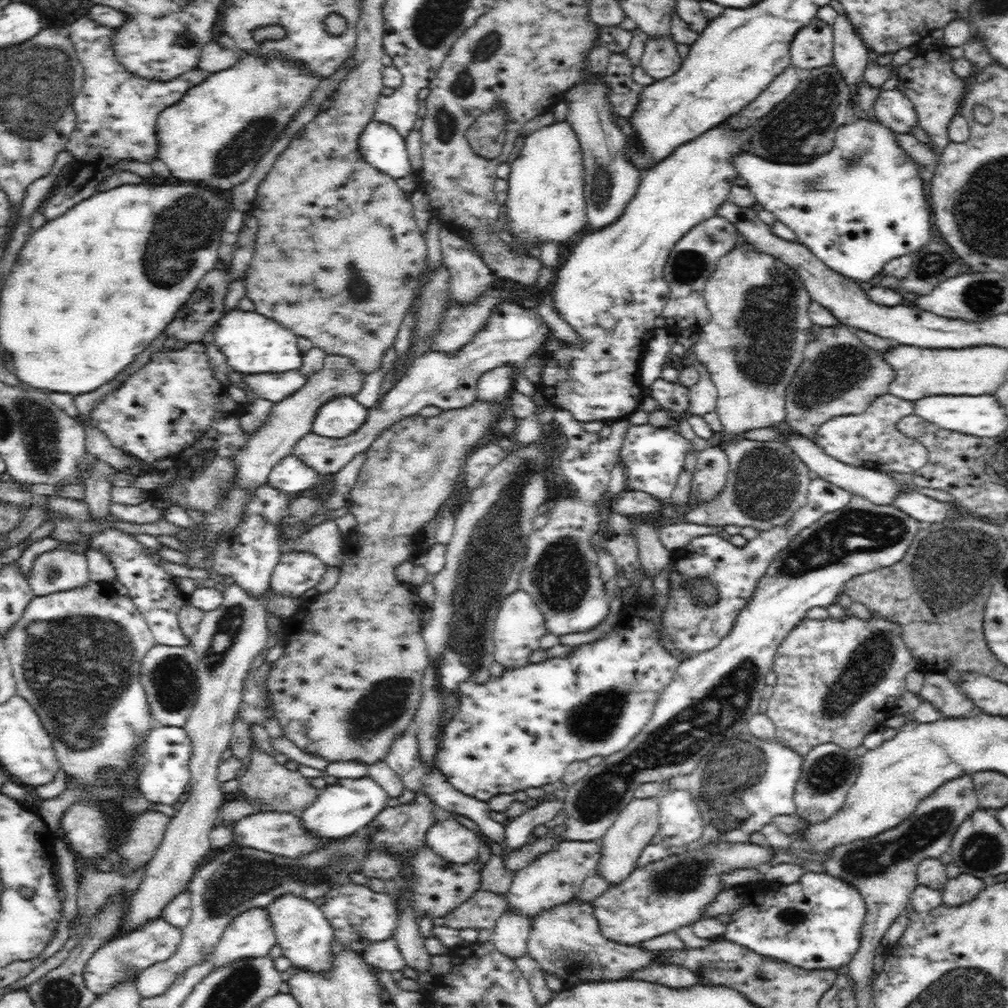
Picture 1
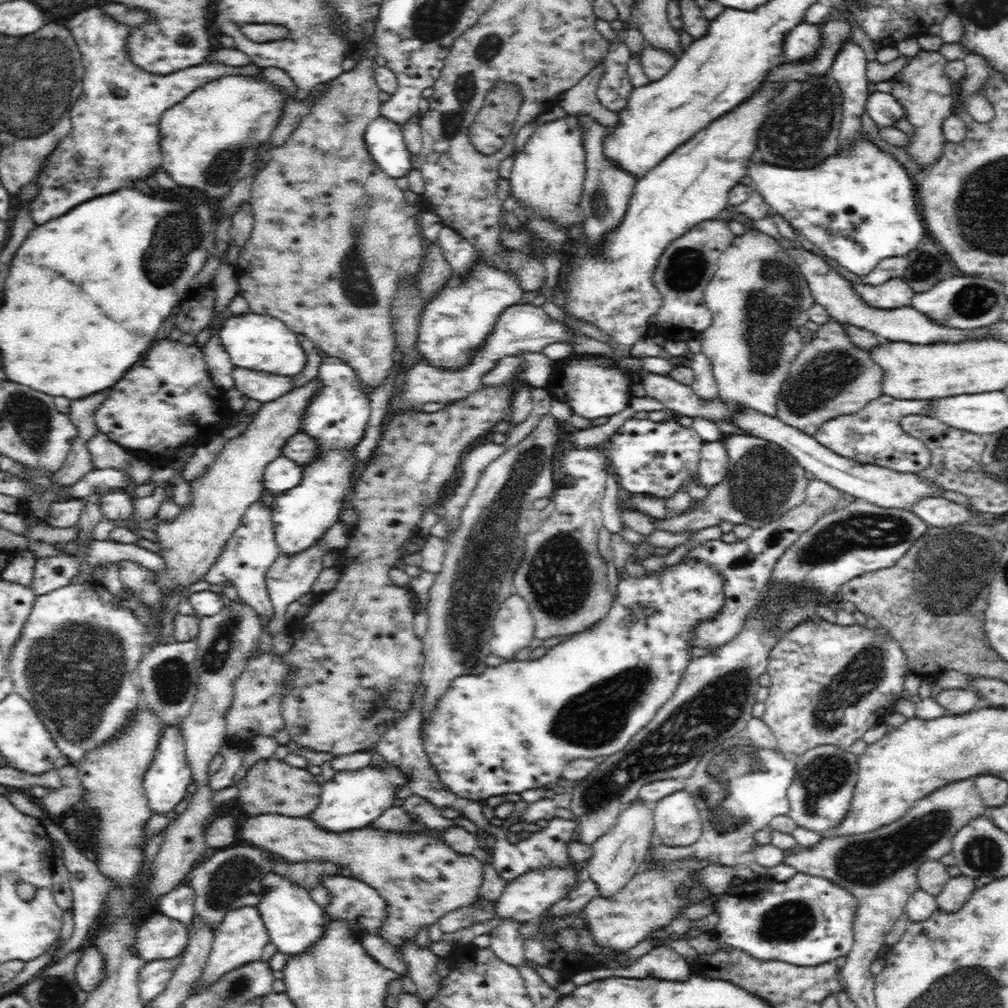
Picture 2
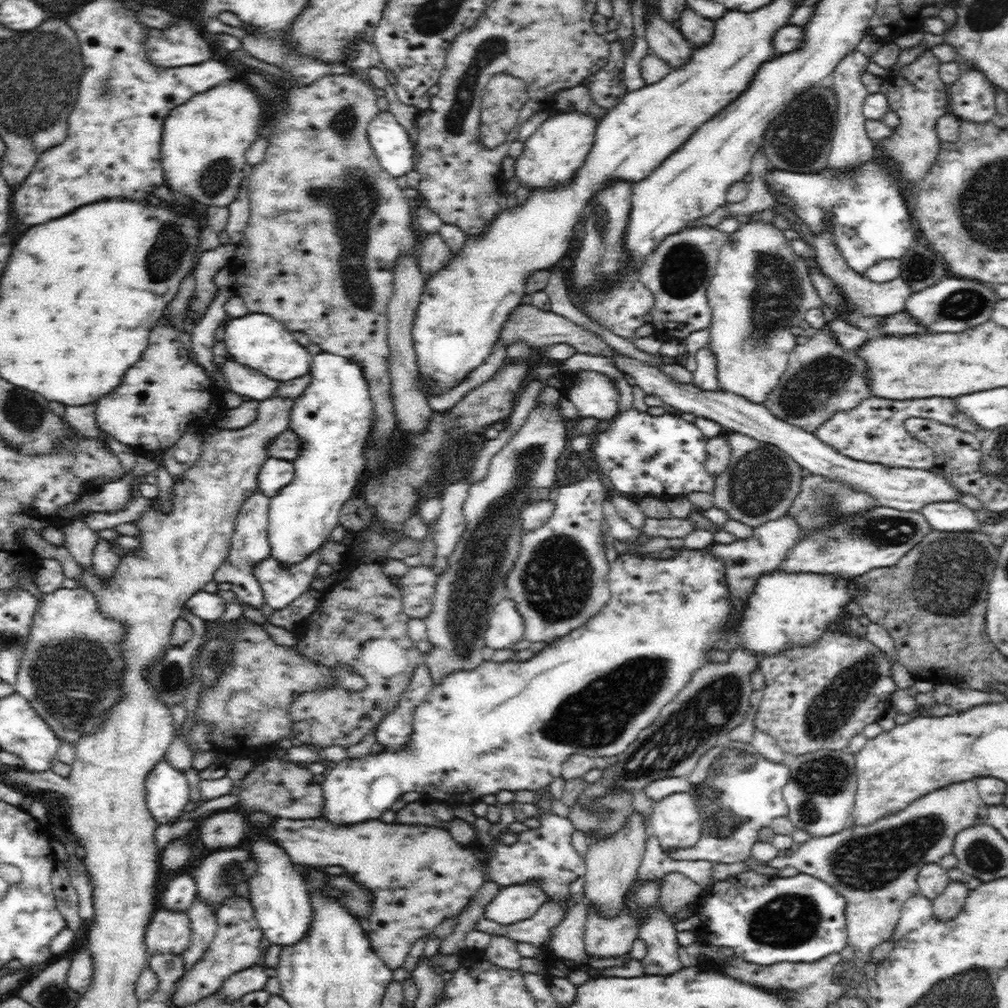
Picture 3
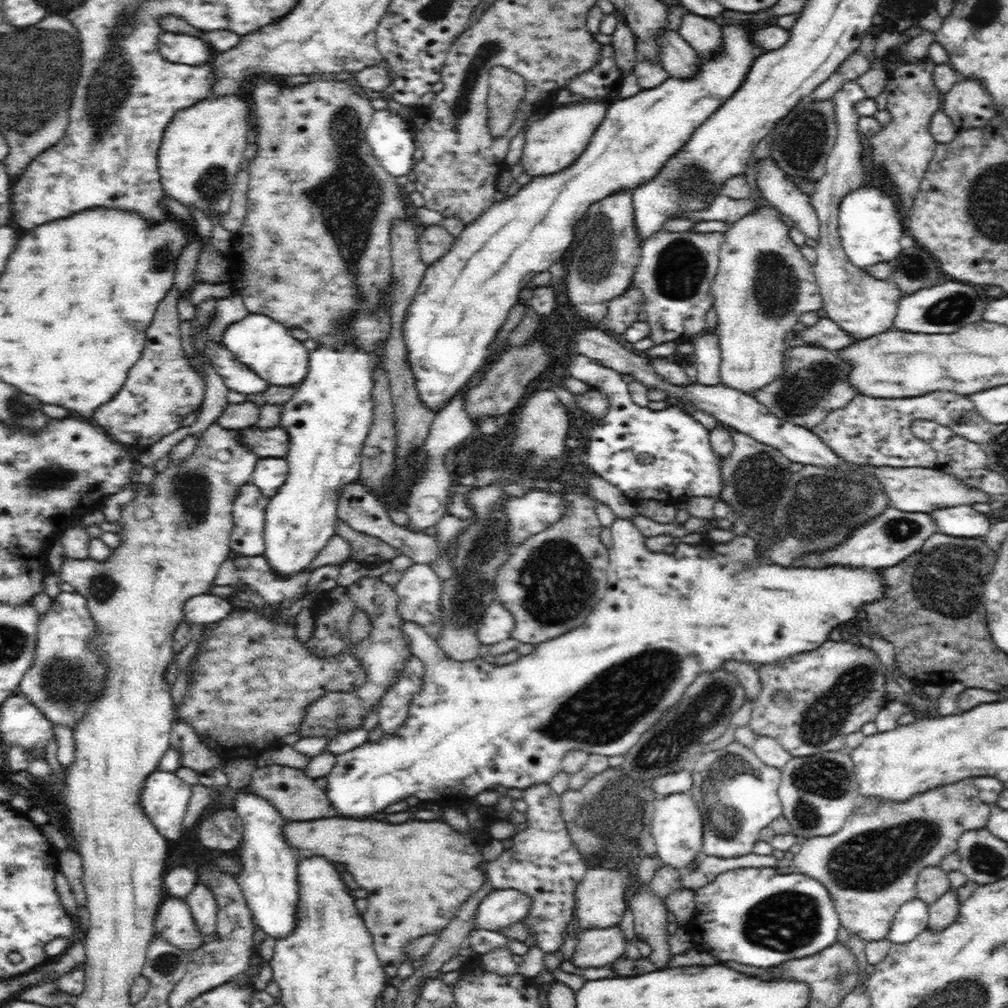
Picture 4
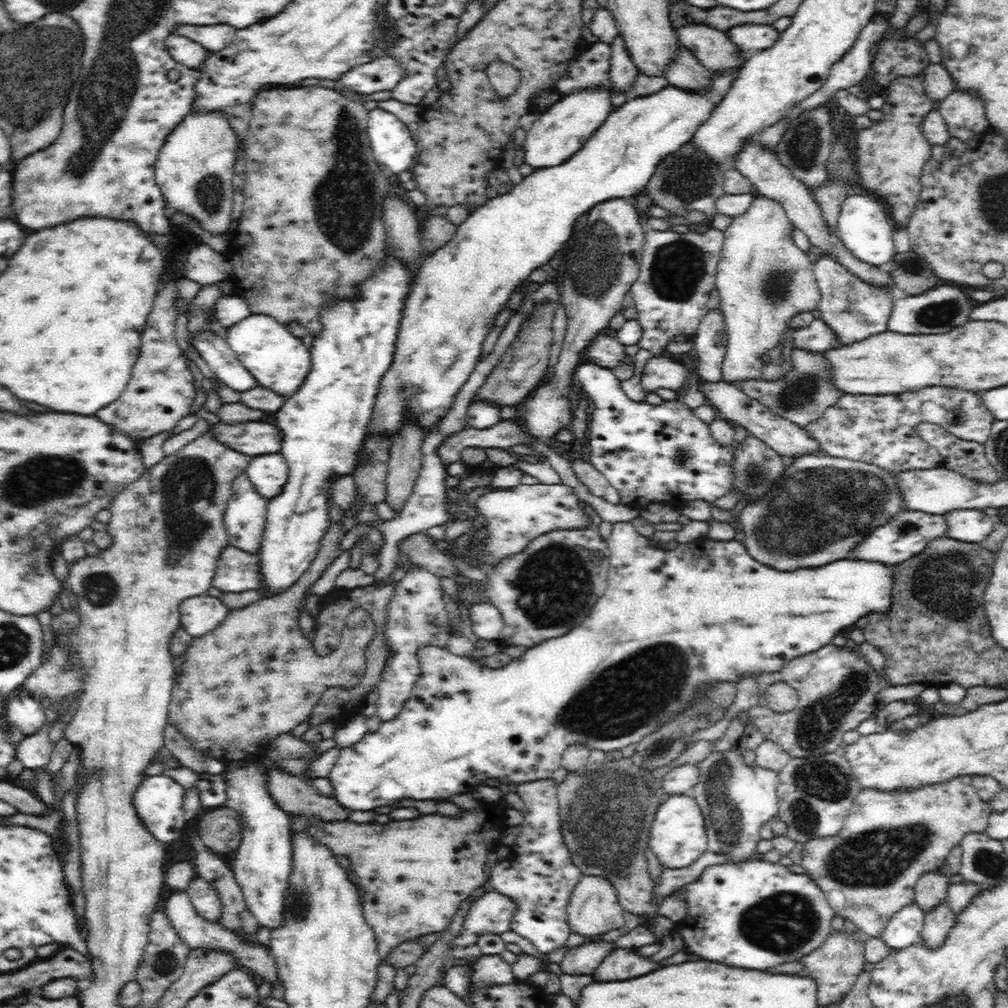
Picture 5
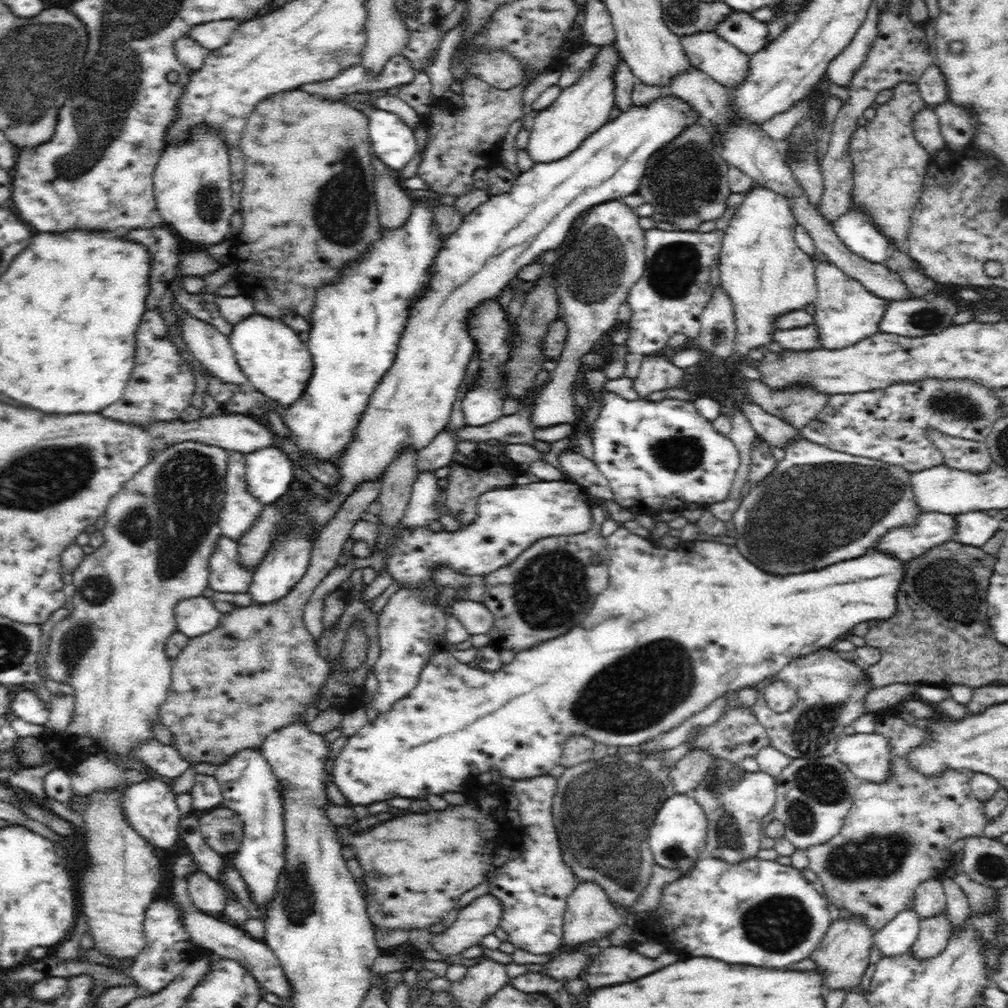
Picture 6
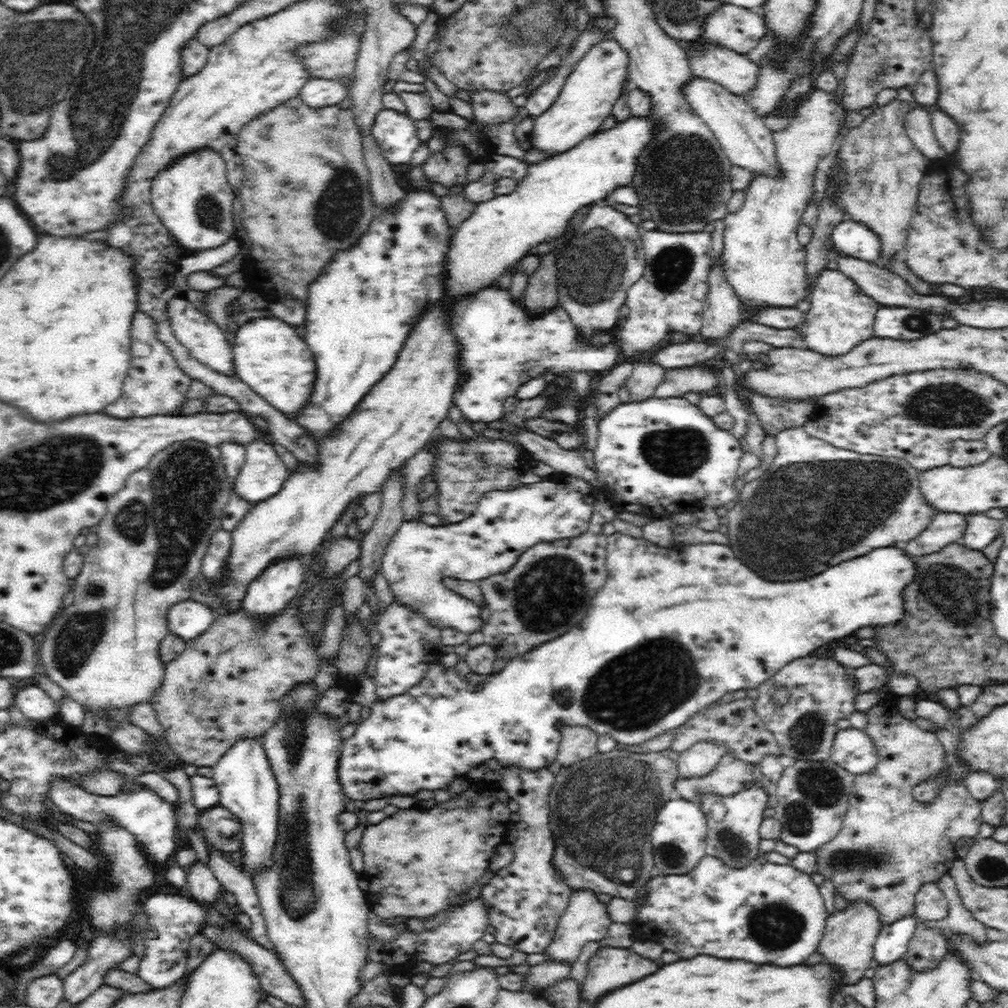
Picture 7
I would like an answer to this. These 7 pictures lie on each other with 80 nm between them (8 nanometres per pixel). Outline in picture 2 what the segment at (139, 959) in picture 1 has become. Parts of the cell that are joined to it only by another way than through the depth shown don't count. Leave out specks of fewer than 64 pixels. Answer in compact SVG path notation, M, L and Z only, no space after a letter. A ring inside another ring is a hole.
M156 911L139 924L135 948L144 961L176 958L189 943L189 927ZM88 945L75 968L76 984L86 992L94 990L105 977L105 962L101 952Z

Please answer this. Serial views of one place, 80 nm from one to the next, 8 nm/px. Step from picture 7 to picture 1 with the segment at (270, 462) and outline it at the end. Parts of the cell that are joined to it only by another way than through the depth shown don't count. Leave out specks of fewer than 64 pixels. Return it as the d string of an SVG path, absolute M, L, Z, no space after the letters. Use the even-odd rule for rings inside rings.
M290 454L282 458L270 471L267 484L272 488L295 494L316 485L319 480L320 474L306 466L301 458Z

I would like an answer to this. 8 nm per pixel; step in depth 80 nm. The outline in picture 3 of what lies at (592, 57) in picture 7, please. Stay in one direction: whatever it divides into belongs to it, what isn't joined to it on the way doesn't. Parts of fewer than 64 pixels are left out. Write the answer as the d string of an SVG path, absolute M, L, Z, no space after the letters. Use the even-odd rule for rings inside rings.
M562 111L557 116L544 120L536 132L524 142L521 156L516 160L515 176L519 180L518 186L527 184L532 190L567 185L582 168L594 143L598 124L594 117L582 112Z

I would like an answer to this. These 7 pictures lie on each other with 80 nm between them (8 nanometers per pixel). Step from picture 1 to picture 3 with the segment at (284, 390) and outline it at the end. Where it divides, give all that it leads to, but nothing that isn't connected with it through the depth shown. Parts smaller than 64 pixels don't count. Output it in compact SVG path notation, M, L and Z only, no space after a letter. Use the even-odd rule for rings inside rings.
M231 358L225 360L223 367L222 373L229 386L227 390L236 392L244 399L263 401L272 398L275 396L276 387L281 383Z

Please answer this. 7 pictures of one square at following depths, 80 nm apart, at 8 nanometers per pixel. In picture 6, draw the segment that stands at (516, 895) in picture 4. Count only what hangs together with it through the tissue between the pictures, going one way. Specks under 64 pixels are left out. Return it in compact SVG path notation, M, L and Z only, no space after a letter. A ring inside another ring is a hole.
M486 893L463 907L450 928L433 936L432 948L456 959L466 948L480 945L484 936L492 934L499 927L502 915L501 902Z

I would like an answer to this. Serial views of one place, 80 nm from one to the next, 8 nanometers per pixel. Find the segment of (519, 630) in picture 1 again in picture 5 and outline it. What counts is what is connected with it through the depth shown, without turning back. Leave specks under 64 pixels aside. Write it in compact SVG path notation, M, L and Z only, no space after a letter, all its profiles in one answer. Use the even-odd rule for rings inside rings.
M488 602L474 604L468 611L472 630L479 639L496 641L502 630L502 613Z

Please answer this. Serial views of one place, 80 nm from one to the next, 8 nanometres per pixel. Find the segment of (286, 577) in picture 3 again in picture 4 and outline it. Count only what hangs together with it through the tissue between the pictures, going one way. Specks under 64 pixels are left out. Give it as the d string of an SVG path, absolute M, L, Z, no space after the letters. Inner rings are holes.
M230 552L227 559L222 562L214 585L217 586L232 586L232 587L252 587L258 595L264 598L264 602L273 608L278 608L282 605L289 605L292 601L296 600L302 595L302 592L307 588L307 582L310 578L310 569L304 568L300 573L293 575L290 579L280 577L274 573L269 565L268 559L262 555L253 557L244 555L234 555Z

